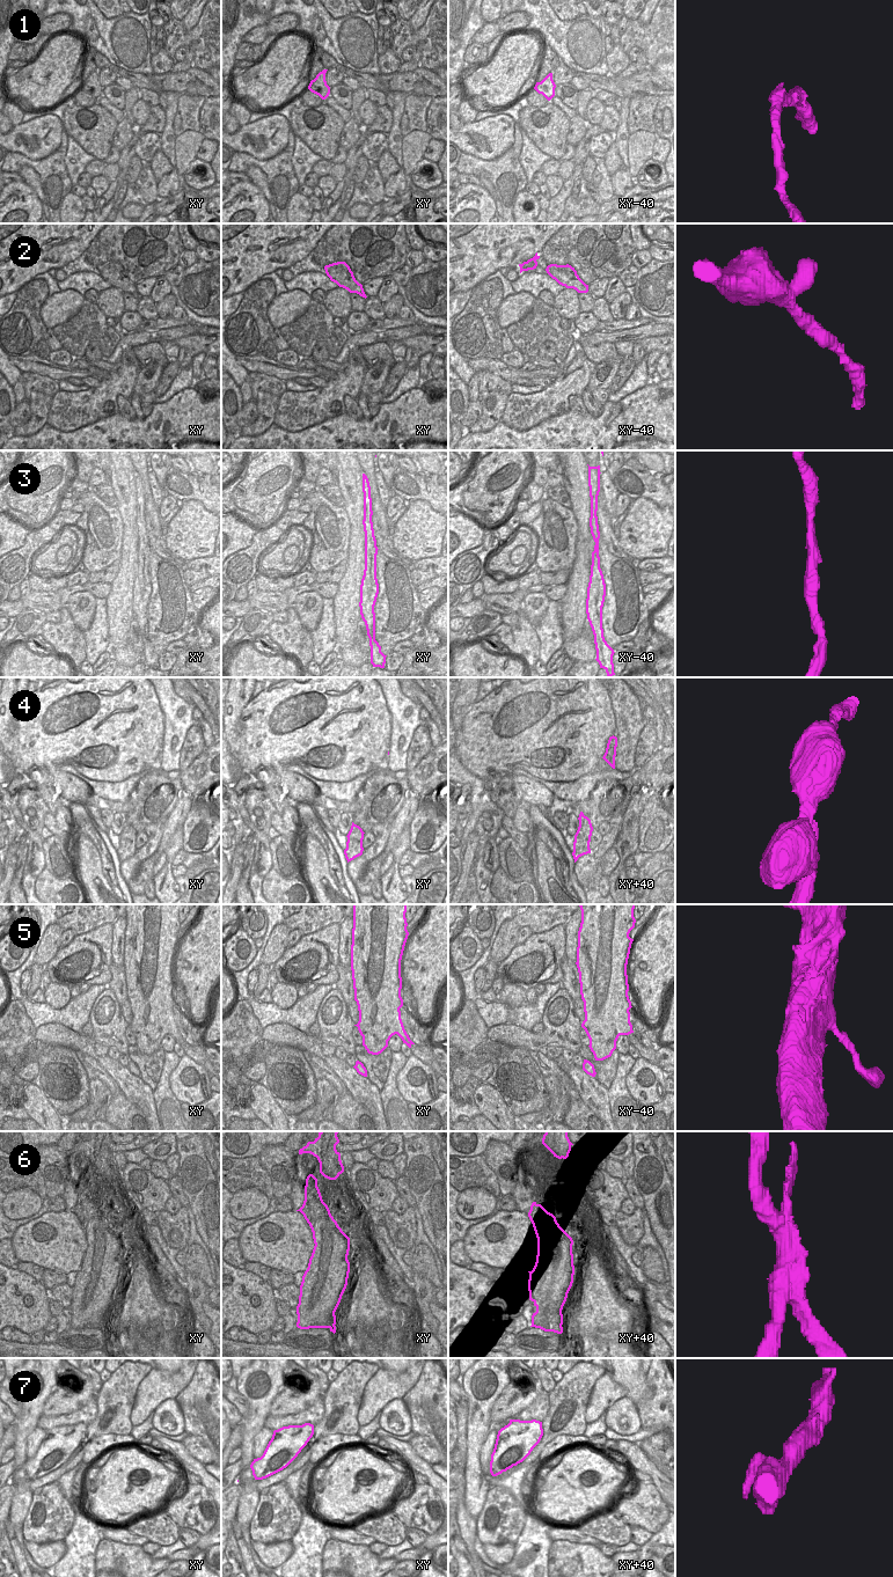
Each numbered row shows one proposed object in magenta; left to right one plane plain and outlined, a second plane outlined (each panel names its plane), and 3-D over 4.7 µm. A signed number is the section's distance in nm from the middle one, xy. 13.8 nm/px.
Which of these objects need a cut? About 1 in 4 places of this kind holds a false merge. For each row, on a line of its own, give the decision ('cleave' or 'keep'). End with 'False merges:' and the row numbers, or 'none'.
1: cleave
2: keep
3: keep
4: keep
5: keep
6: cleave
7: keep
False merges: 1, 6

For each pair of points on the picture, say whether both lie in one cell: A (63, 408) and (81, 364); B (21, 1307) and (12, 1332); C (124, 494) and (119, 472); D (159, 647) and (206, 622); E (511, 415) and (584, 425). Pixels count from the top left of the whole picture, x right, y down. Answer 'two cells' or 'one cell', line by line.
A: two cells
B: two cells
C: one cell
D: two cells
E: two cells

